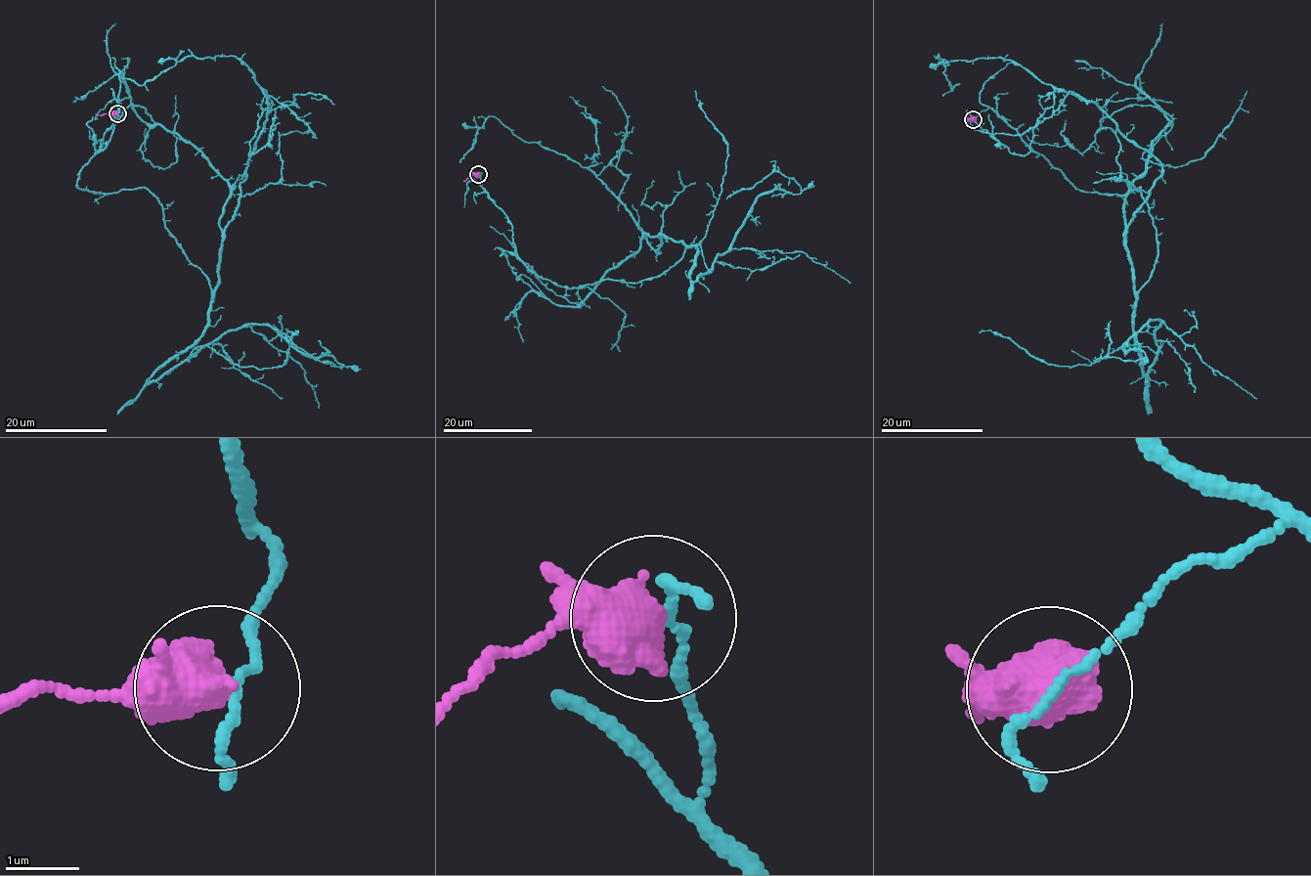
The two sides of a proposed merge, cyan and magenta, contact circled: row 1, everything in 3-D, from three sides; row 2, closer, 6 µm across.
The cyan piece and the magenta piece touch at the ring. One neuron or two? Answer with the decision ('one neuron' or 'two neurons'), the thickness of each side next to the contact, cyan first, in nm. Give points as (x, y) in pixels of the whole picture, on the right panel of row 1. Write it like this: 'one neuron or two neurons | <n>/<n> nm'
two neurons | 100/750 nm

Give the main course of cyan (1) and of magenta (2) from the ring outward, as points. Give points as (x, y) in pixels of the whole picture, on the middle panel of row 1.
1: (479, 174), (557, 285), (657, 277), (686, 246), (656, 252), (589, 169), (493, 116), (460, 162)
2: (479, 174), (472, 174), (463, 182)

